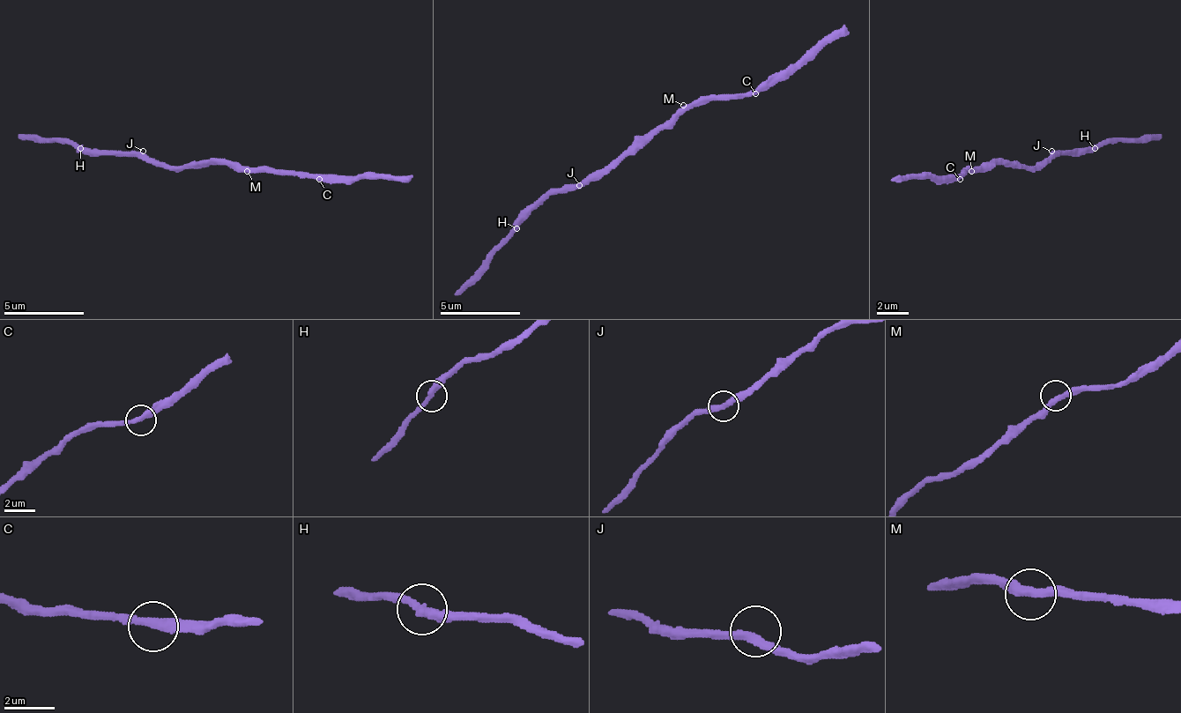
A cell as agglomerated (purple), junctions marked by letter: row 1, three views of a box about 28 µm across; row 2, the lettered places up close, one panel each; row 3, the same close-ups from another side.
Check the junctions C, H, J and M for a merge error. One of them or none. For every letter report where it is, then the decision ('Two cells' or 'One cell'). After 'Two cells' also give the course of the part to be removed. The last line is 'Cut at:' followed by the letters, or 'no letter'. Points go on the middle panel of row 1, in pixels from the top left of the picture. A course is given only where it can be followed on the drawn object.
C: Place: (755, 93). One cell
H: Place: (516, 228). One cell
J: Place: (579, 185). One cell
M: Place: (683, 105). One cell
Cut at: no letter

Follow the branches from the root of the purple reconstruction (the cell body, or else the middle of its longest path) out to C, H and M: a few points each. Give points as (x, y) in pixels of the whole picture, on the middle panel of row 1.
C: (643, 145), (695, 105), (703, 105), (708, 101), (727, 101), (731, 97), (751, 97), (755, 93)
H: (643, 145), (631, 145), (607, 165), (587, 173), (575, 185), (563, 185), (555, 189), (516, 229)
M: (643, 145), (683, 105)

